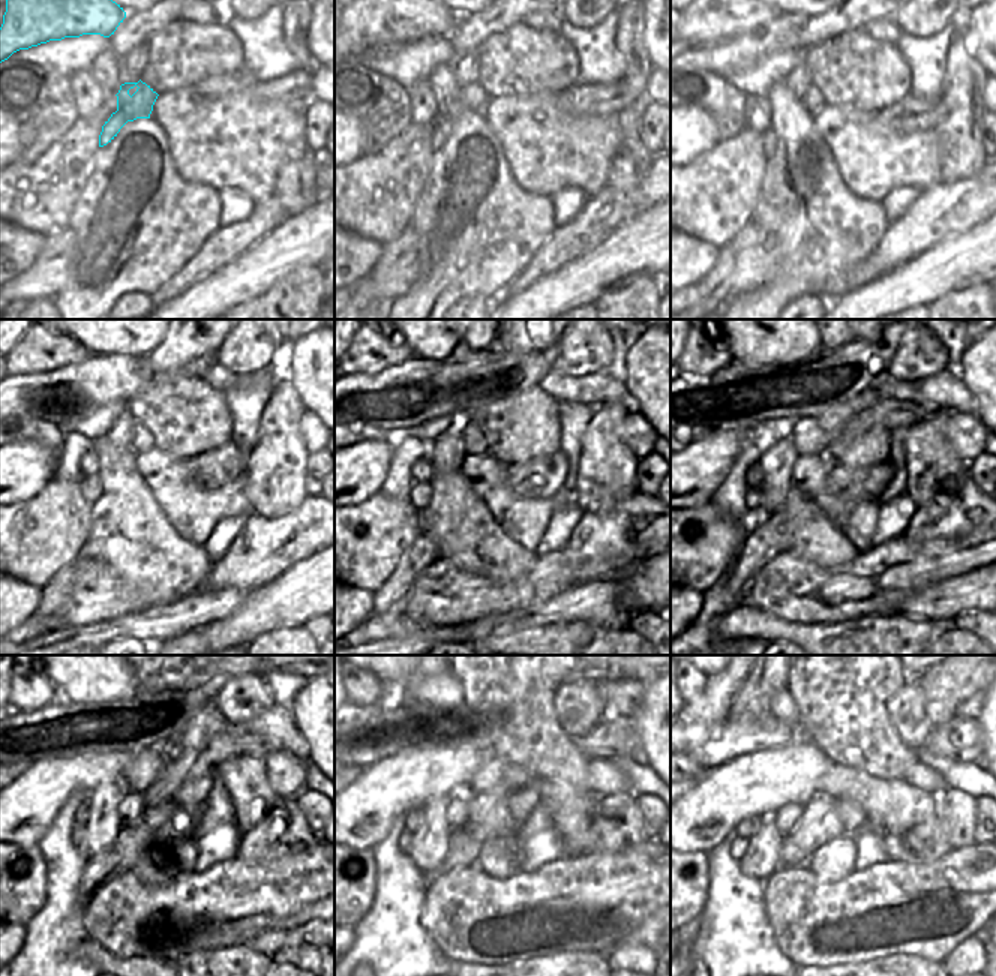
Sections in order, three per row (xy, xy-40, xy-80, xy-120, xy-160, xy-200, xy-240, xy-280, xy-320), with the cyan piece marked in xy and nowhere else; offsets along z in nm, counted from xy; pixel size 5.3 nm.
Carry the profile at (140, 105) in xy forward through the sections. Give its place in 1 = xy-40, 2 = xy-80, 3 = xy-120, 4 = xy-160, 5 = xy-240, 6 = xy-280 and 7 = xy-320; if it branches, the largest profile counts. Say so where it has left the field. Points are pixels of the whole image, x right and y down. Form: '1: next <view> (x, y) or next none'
1: next xy-40 (443, 128)
2: next xy-80 (768, 138)
3: next xy-120 (90, 488)
4: next xy-160 (420, 493)
5: next xy-240 (78, 832)
6: next xy-280 (405, 840)
7: next xy-320 (738, 847)

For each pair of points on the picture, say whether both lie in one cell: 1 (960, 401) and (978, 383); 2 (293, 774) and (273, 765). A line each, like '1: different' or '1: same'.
1: different
2: same

